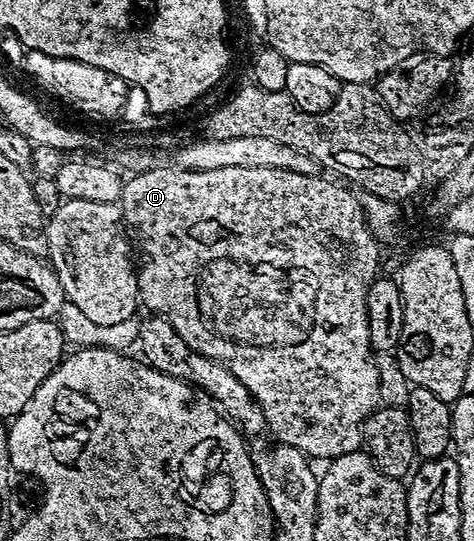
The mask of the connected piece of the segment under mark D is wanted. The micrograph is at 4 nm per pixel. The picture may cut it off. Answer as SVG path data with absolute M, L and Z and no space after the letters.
M155 165L149 171L138 171L130 174L128 178L121 184L121 201L119 206L126 228L133 235L134 233L137 234L138 243L136 241L135 247L138 252L141 250L141 257L139 253L137 281L140 291L140 302L143 304L144 309L146 307L146 312L162 315L173 326L175 333L179 333L179 337L183 337L183 341L187 341L187 345L191 345L191 349L203 353L203 357L211 357L215 361L219 361L227 369L231 369L231 373L235 373L235 377L239 377L239 381L243 381L243 385L247 385L247 389L253 394L255 401L259 401L259 405L263 409L263 417L267 417L269 433L276 442L291 445L295 449L304 451L310 457L318 455L319 458L325 459L324 461L338 459L343 453L362 450L361 426L367 421L367 417L371 412L377 410L381 402L381 398L379 397L379 369L377 368L377 360L373 346L371 345L369 326L367 325L367 293L374 279L378 278L377 262L381 259L381 251L377 248L380 247L378 240L374 239L373 235L369 232L365 214L361 208L360 198L356 194L353 196L352 193L354 194L354 192L344 182L336 181L337 183L332 183L331 180L325 179L326 176L324 174L308 175L307 173L295 173L287 169L255 169L254 167L243 169L242 166L235 165L234 167L203 169L202 171L182 171L181 168L172 165L166 165L166 167Z

